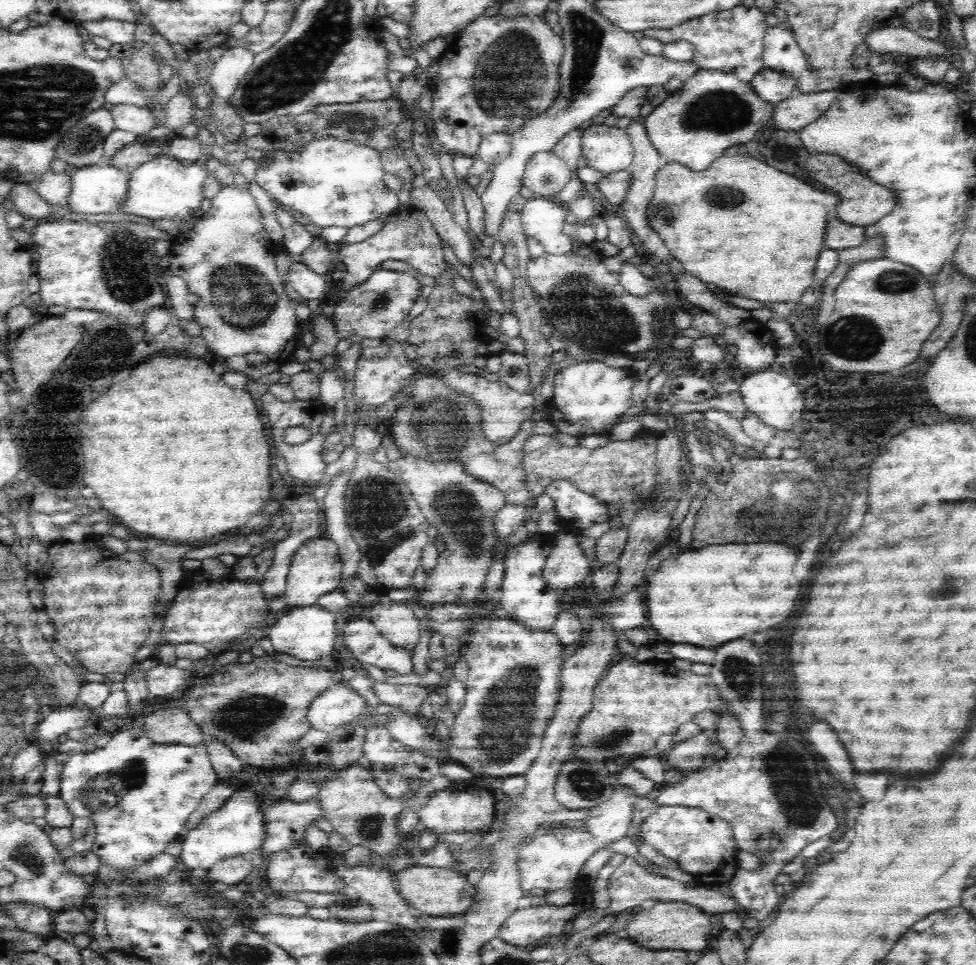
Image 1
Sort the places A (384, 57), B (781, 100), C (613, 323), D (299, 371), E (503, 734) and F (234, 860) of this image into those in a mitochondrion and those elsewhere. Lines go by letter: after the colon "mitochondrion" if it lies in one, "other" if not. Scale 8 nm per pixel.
A: other
B: other
C: mitochondrion
D: other
E: mitochondrion
F: other

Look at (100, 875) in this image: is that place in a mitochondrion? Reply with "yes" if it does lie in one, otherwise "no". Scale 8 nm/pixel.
no

